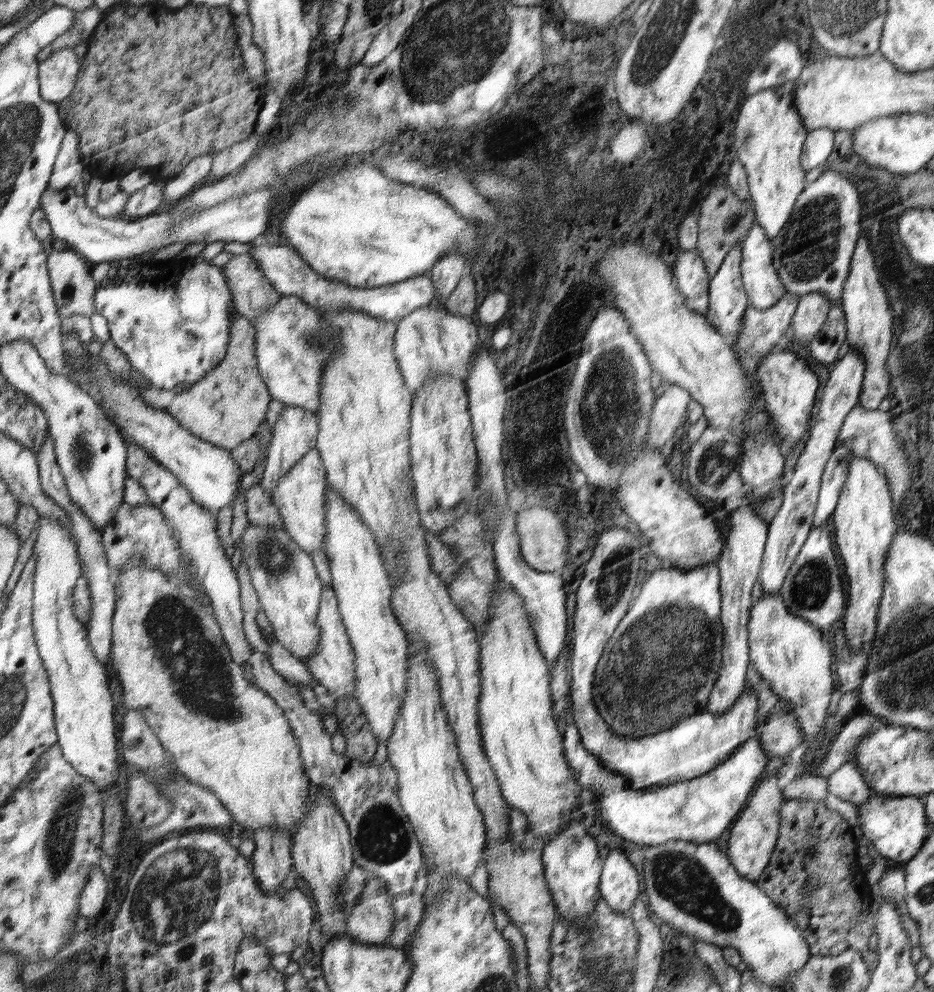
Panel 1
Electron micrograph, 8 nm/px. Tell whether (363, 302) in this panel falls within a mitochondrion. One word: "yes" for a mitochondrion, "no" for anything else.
no

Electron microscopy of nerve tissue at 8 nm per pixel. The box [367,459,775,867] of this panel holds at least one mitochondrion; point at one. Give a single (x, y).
(649, 680)

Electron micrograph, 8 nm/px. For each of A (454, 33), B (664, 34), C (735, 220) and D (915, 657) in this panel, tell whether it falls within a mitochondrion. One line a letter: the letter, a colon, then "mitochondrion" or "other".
A: mitochondrion
B: mitochondrion
C: mitochondrion
D: mitochondrion

